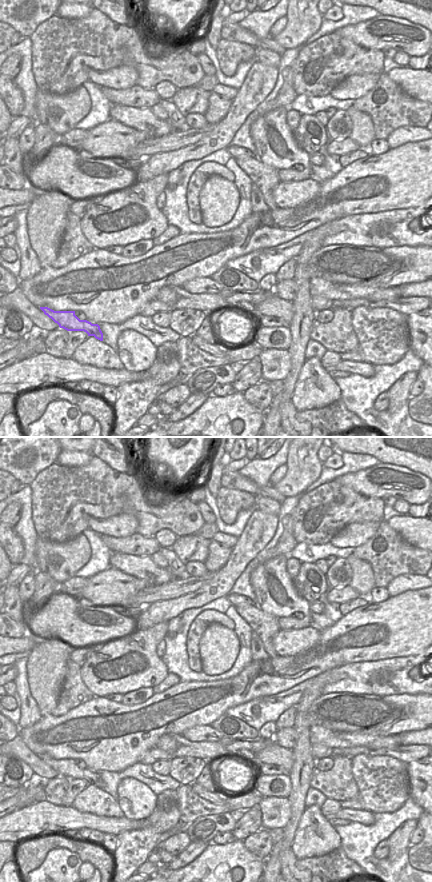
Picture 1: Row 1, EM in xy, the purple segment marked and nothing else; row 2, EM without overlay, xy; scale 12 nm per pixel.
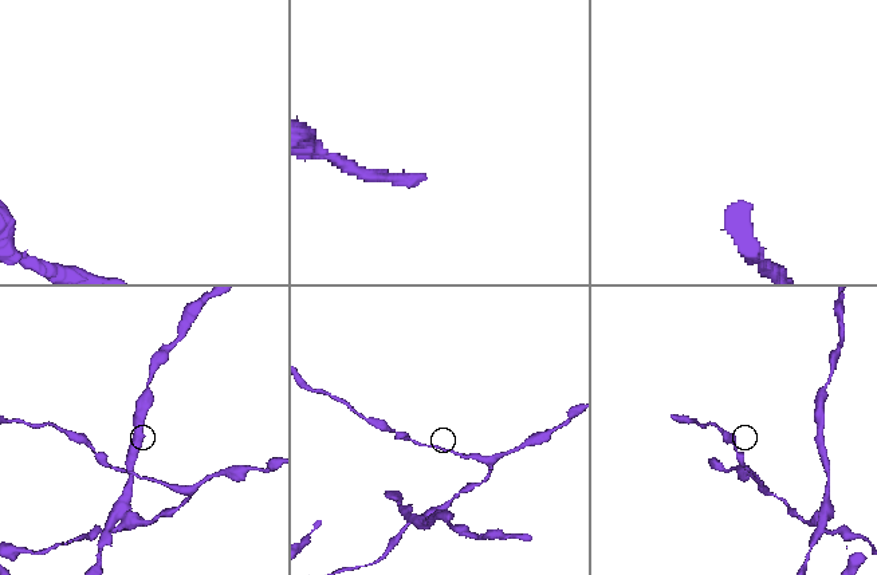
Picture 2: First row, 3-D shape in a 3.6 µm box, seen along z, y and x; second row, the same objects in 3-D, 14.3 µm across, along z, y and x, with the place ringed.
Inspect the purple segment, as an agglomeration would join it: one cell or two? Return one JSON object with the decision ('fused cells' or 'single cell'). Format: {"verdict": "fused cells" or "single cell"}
{"verdict": "single cell"}

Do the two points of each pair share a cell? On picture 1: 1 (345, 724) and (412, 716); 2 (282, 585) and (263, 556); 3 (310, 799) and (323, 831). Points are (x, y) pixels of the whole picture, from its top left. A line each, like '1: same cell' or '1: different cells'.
1: same cell
2: different cells
3: different cells

